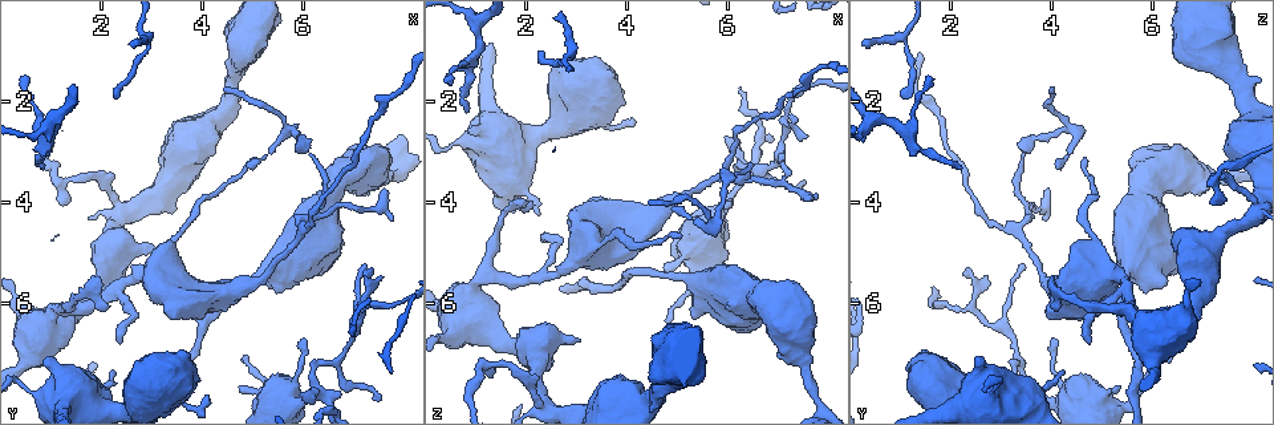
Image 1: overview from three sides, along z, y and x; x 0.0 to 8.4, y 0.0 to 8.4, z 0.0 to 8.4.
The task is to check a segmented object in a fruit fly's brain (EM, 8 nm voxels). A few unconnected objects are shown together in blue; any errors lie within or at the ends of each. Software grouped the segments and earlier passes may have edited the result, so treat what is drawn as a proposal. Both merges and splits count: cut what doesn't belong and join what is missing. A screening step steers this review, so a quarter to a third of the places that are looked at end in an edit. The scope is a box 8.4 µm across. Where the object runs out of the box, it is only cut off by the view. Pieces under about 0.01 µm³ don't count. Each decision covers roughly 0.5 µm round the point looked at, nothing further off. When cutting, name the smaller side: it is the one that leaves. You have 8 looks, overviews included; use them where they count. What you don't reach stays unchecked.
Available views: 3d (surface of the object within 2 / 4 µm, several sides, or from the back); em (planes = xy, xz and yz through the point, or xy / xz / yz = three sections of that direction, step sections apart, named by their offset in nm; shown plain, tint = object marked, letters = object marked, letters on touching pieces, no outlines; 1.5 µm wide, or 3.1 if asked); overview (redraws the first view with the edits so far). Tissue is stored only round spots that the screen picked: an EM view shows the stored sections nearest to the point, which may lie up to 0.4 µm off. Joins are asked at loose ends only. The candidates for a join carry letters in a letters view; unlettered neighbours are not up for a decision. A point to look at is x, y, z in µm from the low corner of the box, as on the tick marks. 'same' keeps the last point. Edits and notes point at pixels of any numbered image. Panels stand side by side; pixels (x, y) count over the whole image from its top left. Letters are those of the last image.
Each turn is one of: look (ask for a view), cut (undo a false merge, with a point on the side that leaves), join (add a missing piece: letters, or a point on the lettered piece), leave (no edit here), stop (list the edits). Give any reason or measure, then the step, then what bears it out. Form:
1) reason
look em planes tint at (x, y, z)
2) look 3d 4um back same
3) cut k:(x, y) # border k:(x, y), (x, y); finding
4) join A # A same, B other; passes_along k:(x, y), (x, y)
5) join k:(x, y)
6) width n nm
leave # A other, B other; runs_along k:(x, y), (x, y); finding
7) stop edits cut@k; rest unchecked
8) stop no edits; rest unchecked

thin end
look 3d 4um at (0.85, 3.30, 2.20)

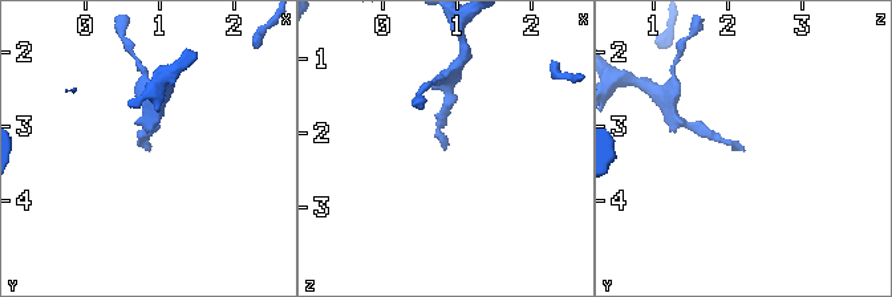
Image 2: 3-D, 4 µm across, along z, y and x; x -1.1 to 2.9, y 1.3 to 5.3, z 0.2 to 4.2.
shape alone is not enough
look em planes tint at (0.80, 3.30, 2.25)

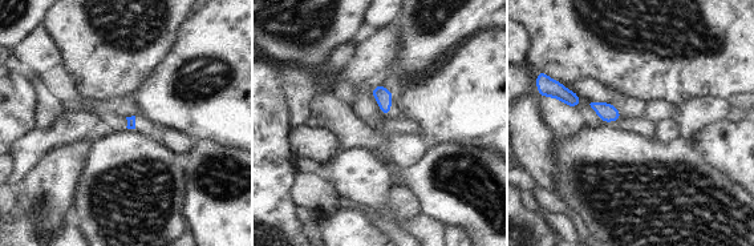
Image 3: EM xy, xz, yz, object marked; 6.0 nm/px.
look em planes letters same

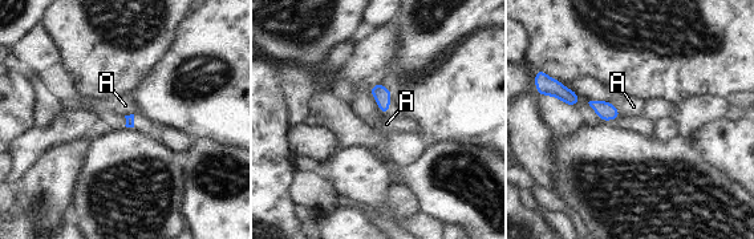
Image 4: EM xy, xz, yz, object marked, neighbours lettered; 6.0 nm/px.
leave # A other; border 4:(133, 113), (124, 116); none of them fits

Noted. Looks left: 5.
an open end
look em xy step 4 letters at (4.45, 1.80, 3.95)

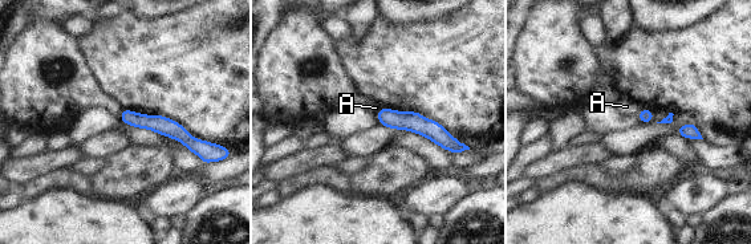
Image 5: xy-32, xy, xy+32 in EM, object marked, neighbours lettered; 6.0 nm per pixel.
look em planes letters same

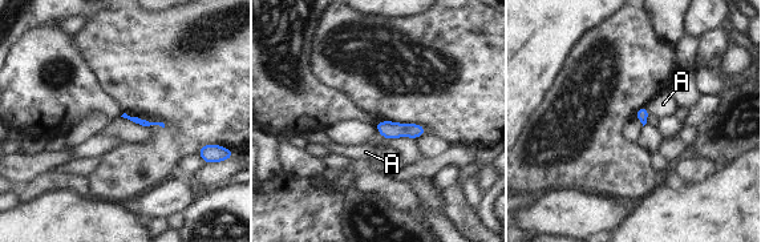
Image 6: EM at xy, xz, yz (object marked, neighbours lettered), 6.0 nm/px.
leave # A other; border 6:(646, 107), (651, 115); no lettered piece goes on from it

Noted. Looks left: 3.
branch point
look 3d 2um at (7.15, 6.20, 2.50)

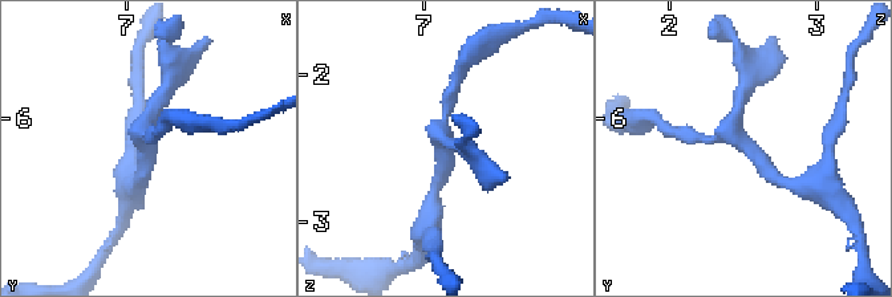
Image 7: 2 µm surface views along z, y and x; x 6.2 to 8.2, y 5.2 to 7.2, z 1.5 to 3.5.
need the tissue
look em xz step 4 letters at (7.14, 6.16, 2.46)

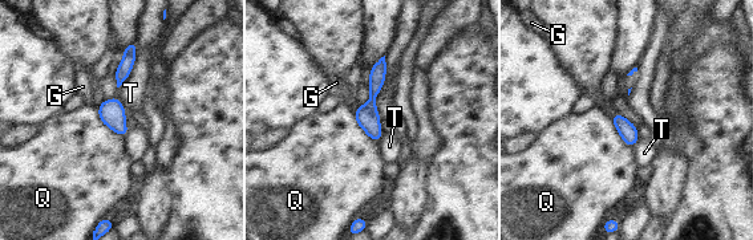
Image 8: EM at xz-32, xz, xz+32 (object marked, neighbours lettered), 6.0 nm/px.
width 110 nm
leave # G other, Q other, T other; runs_along 8:(381, 62), (371, 102), (375, 137); continuous, no second neuron

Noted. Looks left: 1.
stop no edits; rest unchecked

